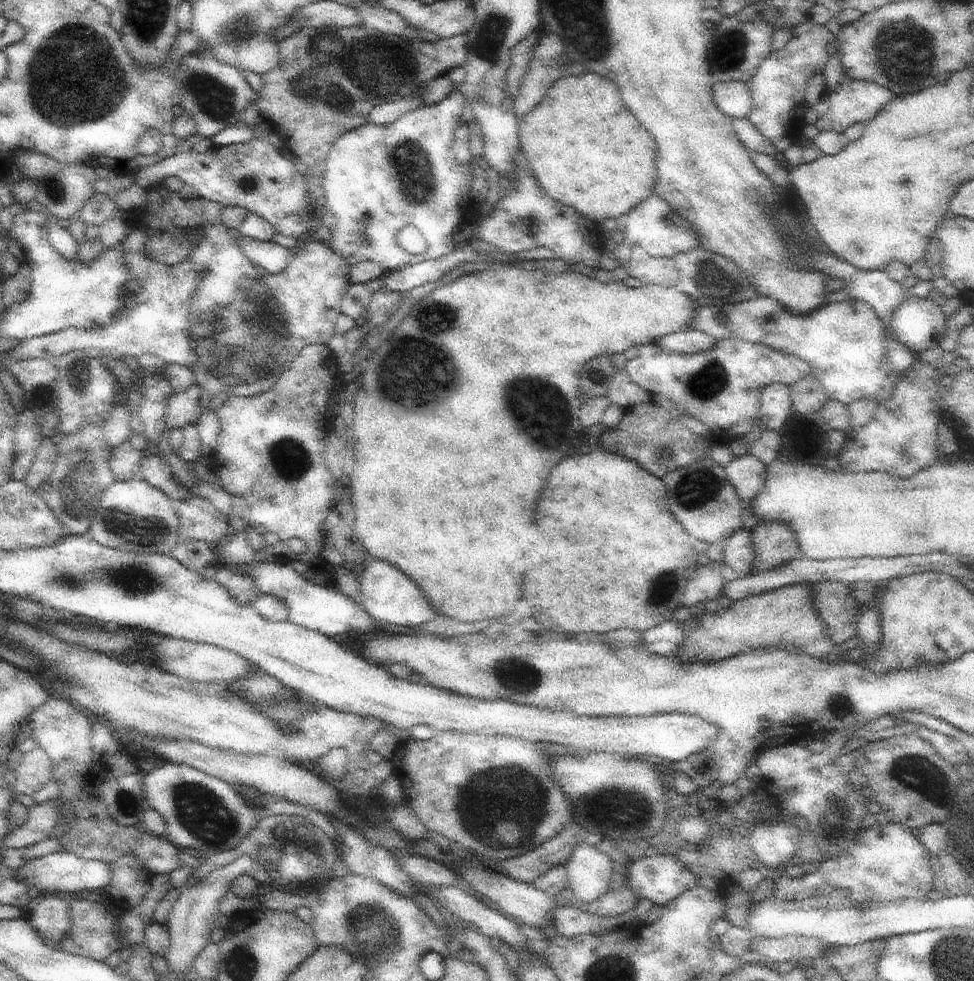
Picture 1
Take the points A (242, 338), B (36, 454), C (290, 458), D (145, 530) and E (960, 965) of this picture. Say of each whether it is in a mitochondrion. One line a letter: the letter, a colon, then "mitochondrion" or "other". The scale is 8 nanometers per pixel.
A: mitochondrion
B: other
C: mitochondrion
D: mitochondrion
E: mitochondrion

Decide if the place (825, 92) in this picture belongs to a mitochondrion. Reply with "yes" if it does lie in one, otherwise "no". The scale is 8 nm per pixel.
no

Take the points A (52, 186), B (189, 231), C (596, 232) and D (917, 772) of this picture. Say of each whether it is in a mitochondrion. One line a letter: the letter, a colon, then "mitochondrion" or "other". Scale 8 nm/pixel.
A: mitochondrion
B: other
C: other
D: mitochondrion

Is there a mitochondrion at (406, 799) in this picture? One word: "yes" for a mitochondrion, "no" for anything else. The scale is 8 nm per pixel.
no

